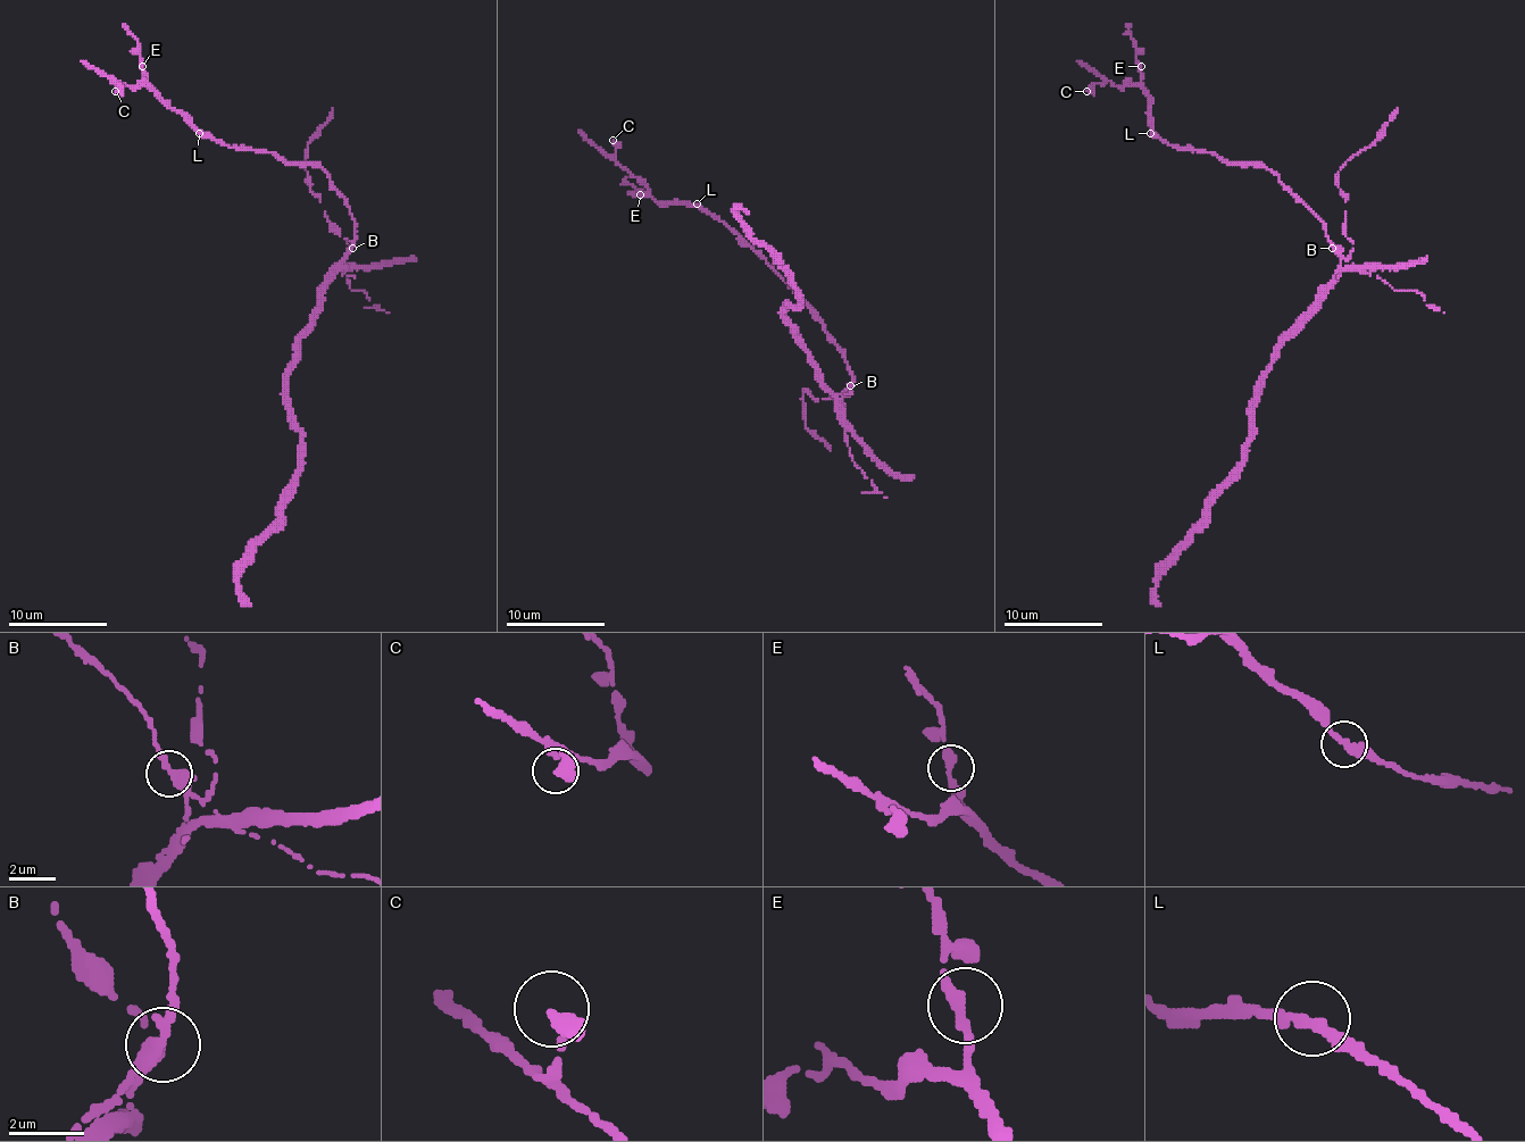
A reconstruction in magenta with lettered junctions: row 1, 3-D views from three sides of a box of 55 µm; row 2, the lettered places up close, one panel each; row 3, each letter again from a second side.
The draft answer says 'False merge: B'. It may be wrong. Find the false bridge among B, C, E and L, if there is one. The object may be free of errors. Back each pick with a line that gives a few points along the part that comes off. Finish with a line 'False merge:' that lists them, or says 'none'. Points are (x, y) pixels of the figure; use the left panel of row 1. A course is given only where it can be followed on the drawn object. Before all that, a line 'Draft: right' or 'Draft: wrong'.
Draft: right
B: (352, 248), (344, 258), (347, 248), (340, 231), (310, 186), (305, 167), (308, 142), (332, 108)
False merge: B

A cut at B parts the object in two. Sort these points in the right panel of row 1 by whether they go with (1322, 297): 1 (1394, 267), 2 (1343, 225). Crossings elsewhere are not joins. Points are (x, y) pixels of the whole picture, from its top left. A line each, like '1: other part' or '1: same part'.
1: same part
2: other part

